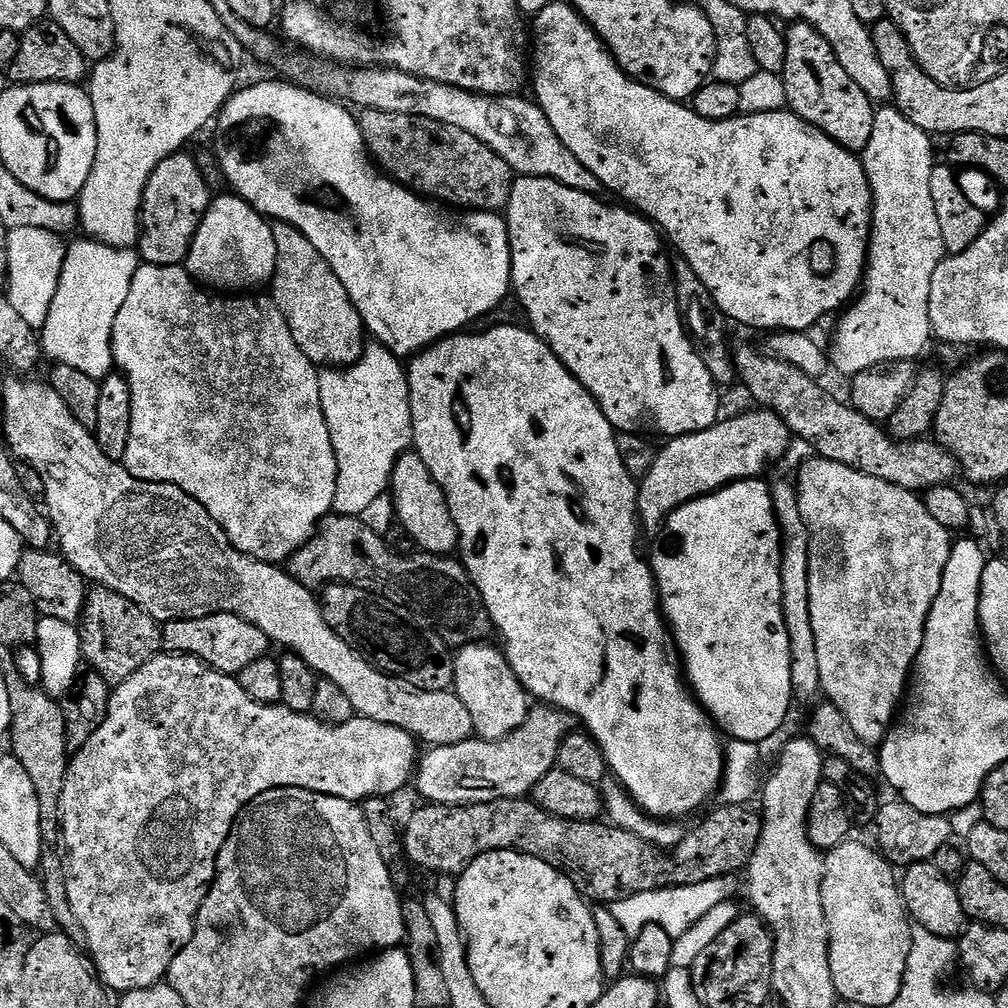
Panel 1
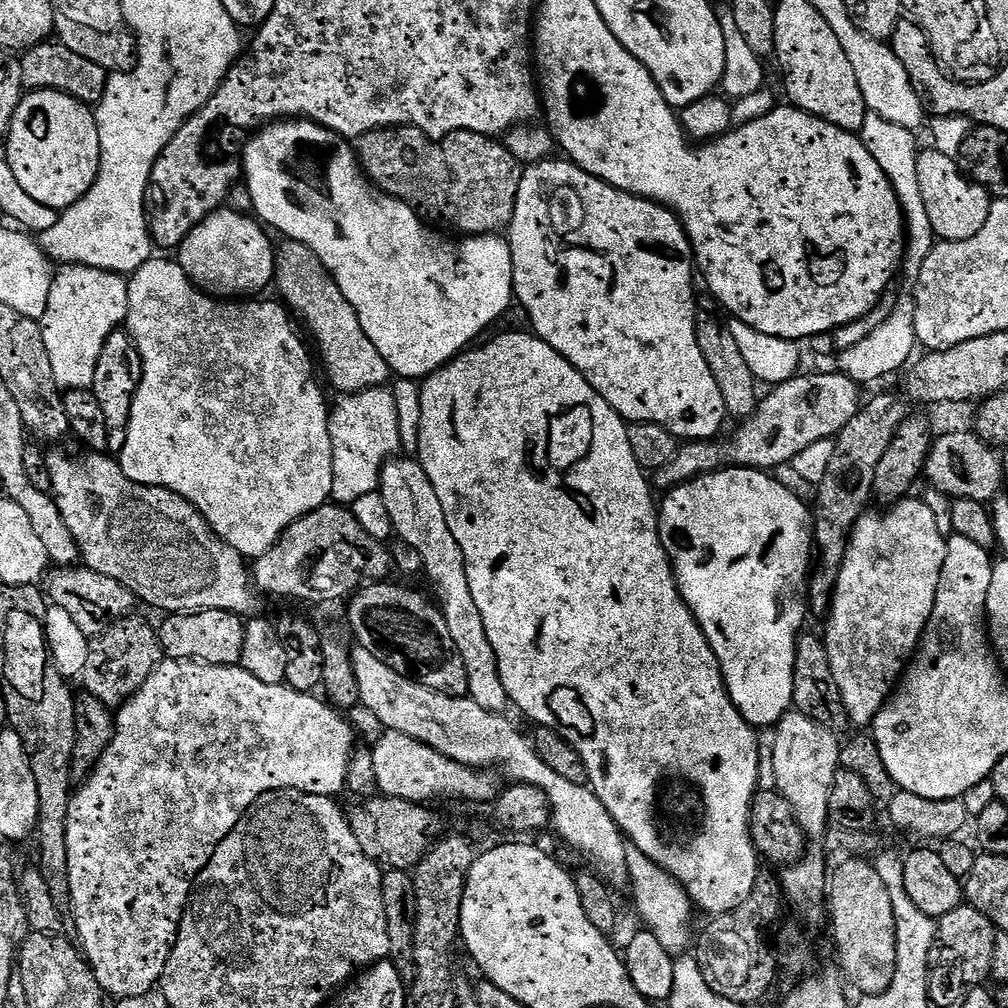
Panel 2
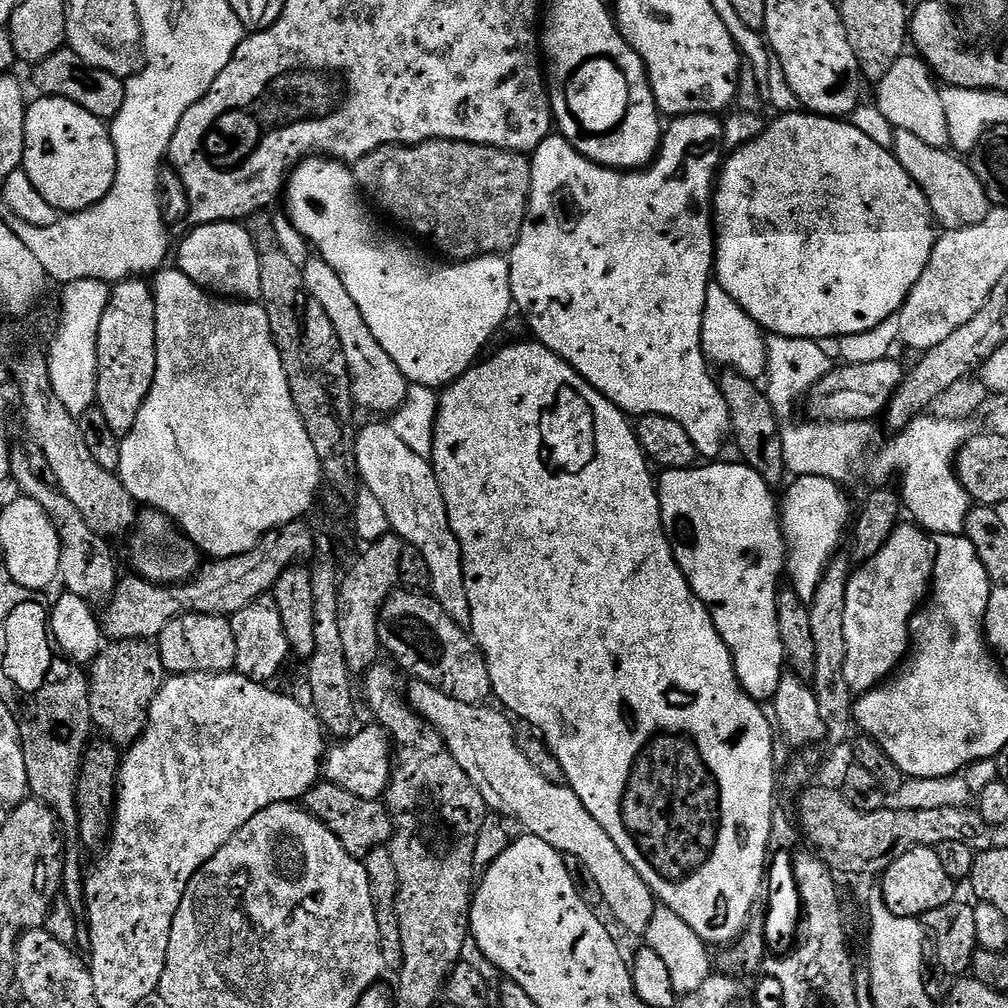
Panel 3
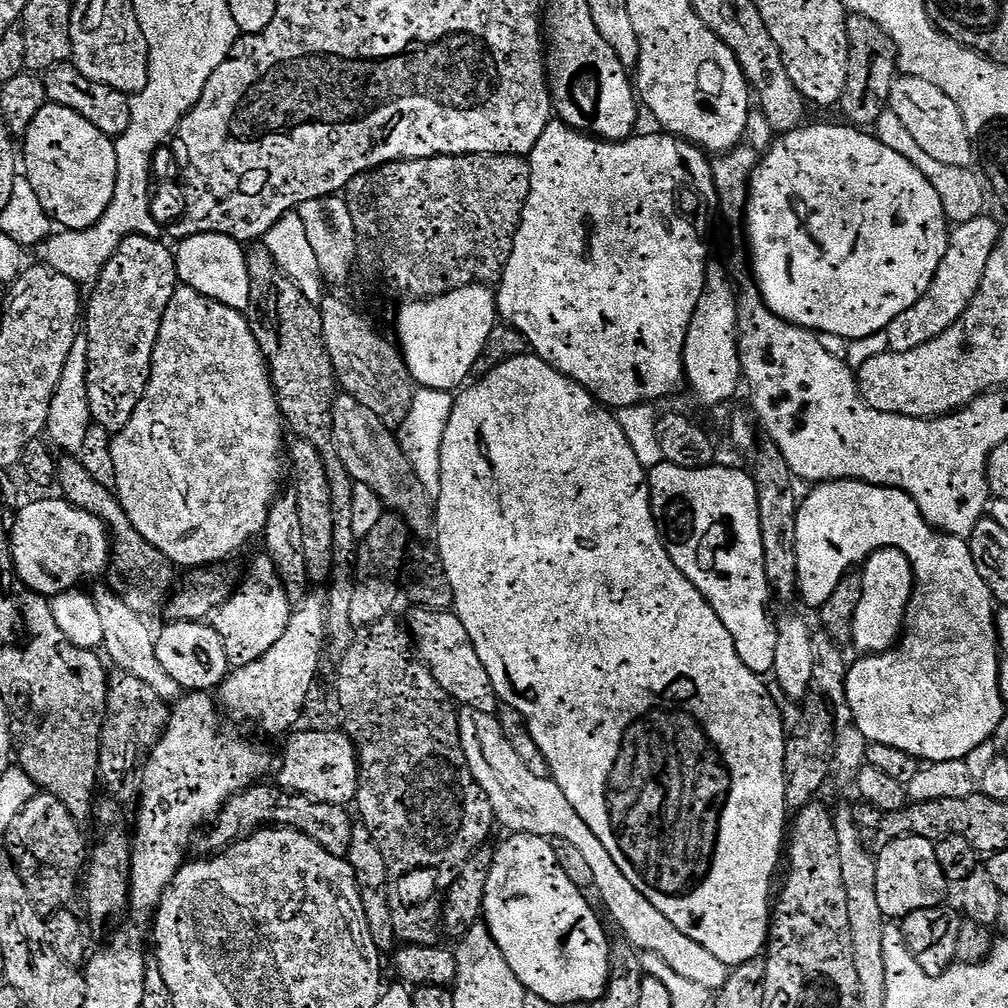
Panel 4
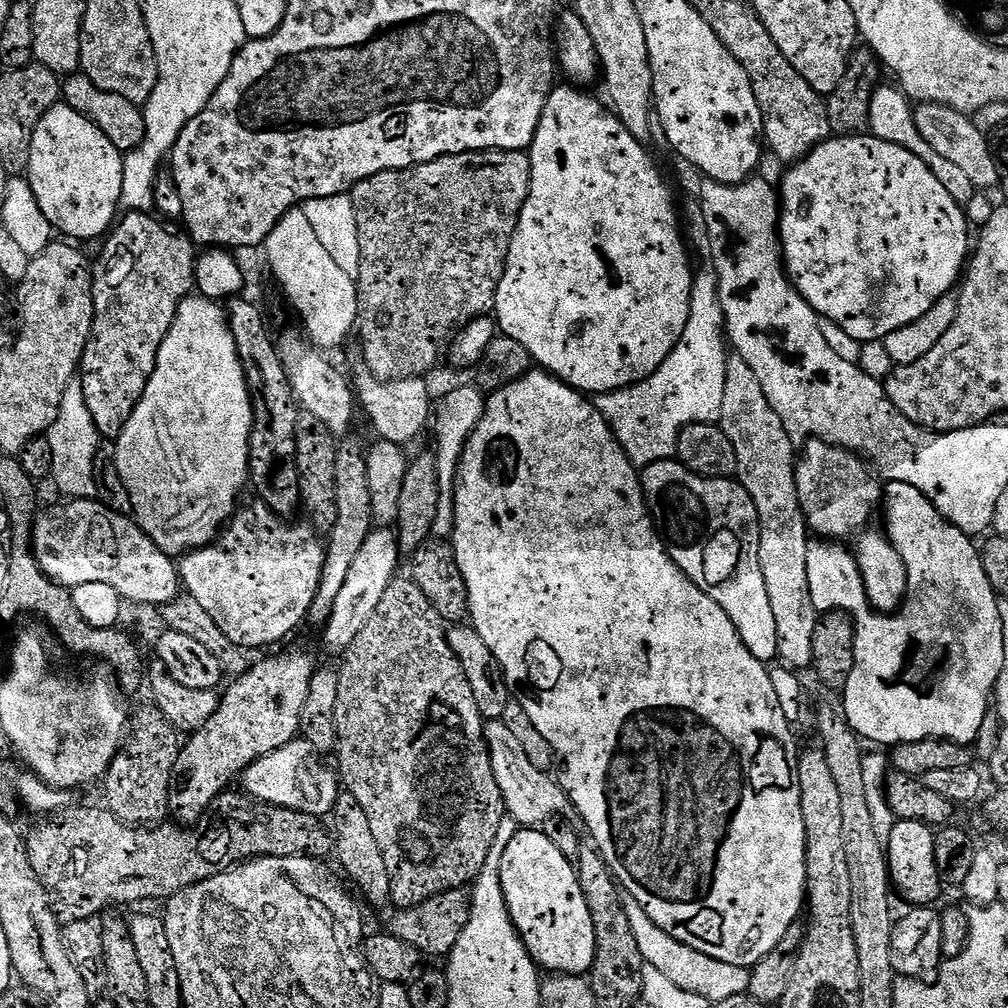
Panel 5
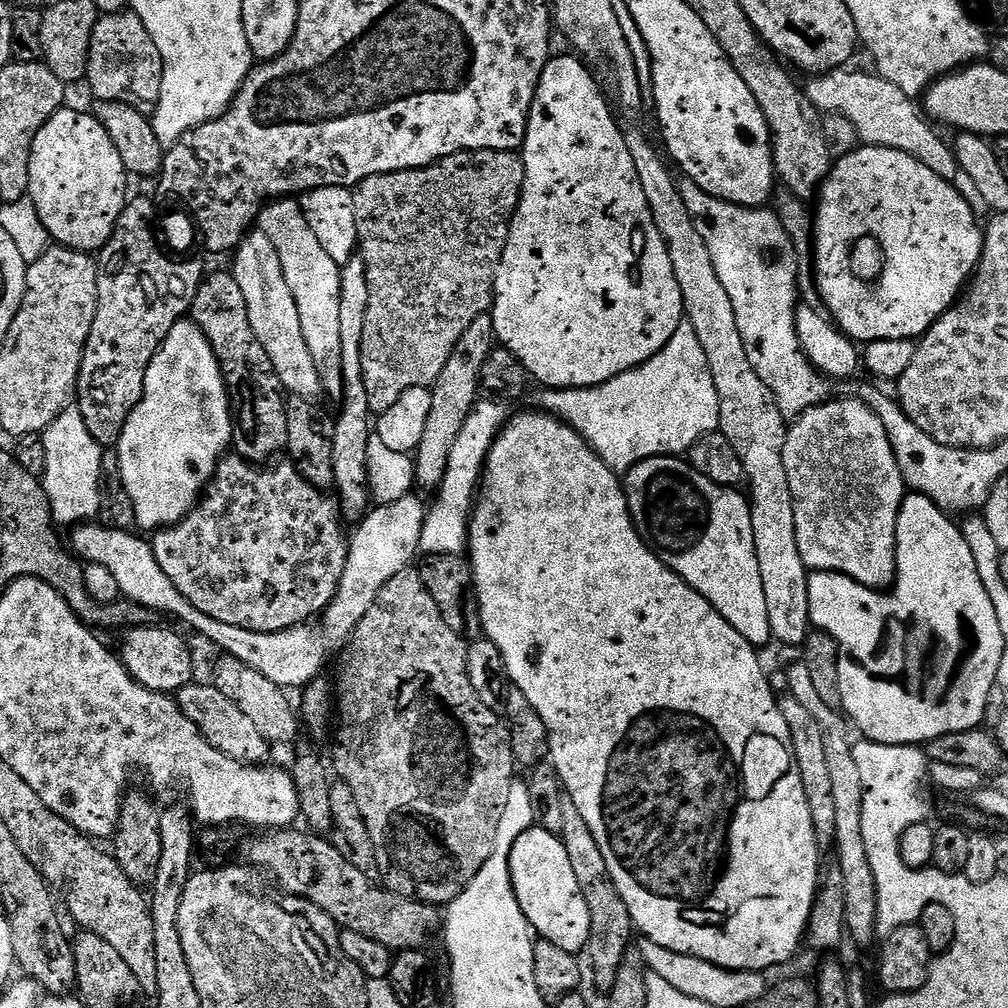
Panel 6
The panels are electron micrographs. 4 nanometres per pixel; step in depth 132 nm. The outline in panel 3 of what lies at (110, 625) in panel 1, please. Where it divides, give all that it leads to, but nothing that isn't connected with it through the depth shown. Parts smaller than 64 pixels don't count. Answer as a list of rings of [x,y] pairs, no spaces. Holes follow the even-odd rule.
[[[117,640],[101,647],[90,665],[92,723],[117,748],[127,750],[139,740],[148,724],[148,711],[166,679],[160,649],[147,640]]]

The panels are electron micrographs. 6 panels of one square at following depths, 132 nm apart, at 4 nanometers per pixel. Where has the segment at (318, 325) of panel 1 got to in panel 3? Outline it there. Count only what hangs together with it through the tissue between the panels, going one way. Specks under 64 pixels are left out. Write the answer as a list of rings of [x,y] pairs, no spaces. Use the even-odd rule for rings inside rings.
[[[319,258],[305,261],[302,271],[306,290],[326,310],[326,318],[334,322],[334,334],[338,334],[338,342],[342,342],[342,354],[346,354],[346,366],[352,383],[352,398],[368,412],[385,412],[391,414],[402,406],[410,387],[407,378],[394,366],[394,358],[378,346],[378,338],[370,334],[370,326],[366,326],[366,318],[354,306],[354,298],[346,294],[346,286],[342,286],[342,278],[334,274],[334,266]]]

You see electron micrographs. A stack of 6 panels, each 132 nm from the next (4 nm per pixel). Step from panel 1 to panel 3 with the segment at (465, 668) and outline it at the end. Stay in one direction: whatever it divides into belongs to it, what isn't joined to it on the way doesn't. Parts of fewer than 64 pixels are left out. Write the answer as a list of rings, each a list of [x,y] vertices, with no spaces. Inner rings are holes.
[[[387,423],[368,424],[361,427],[354,437],[356,445],[356,470],[363,487],[370,490],[378,498],[379,504],[386,510],[389,526],[395,535],[399,536],[409,548],[416,548],[422,558],[426,558],[426,567],[430,569],[430,582],[432,587],[430,595],[433,600],[450,614],[455,624],[461,626],[471,625],[470,598],[466,598],[466,578],[464,577],[464,555],[462,546],[450,530],[450,518],[446,514],[446,502],[442,498],[442,490],[438,486],[438,478],[434,474],[431,463],[425,457],[414,454],[398,434]]]

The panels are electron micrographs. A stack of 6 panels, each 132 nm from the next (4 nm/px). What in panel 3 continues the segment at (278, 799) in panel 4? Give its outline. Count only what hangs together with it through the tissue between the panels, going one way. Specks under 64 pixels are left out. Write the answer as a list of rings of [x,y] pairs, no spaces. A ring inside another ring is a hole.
[[[317,782],[311,790],[302,797],[302,807],[318,822],[322,822],[346,846],[351,856],[359,857],[375,848],[383,848],[392,839],[392,816],[380,800],[363,800],[337,784]]]

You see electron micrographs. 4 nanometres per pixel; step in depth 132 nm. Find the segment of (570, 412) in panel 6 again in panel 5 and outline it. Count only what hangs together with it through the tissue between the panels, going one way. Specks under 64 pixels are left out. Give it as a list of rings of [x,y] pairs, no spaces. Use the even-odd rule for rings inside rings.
[[[706,238],[700,240],[698,264],[699,268],[692,278],[690,318],[678,346],[674,346],[666,362],[662,362],[662,366],[658,366],[650,378],[617,392],[597,395],[594,400],[596,408],[612,427],[616,441],[637,466],[673,459],[680,431],[687,424],[715,424],[722,414],[722,394],[726,394],[726,366],[730,348],[726,343],[714,254]]]

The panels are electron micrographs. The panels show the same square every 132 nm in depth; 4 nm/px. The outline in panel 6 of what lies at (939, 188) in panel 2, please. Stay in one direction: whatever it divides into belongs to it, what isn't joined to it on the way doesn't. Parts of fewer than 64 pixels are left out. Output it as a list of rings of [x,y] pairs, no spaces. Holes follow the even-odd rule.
[[[837,70],[823,75],[816,74],[809,79],[812,81],[806,84],[808,97],[821,114],[839,114],[850,118],[865,145],[902,150],[918,158],[922,166],[930,166],[930,170],[934,170],[938,178],[955,181],[961,175],[960,165],[956,163],[956,154],[949,141],[947,144],[931,128],[933,125],[926,119],[925,113],[921,111],[913,97],[902,94],[898,86],[886,82],[871,71],[870,73],[848,71]]]

